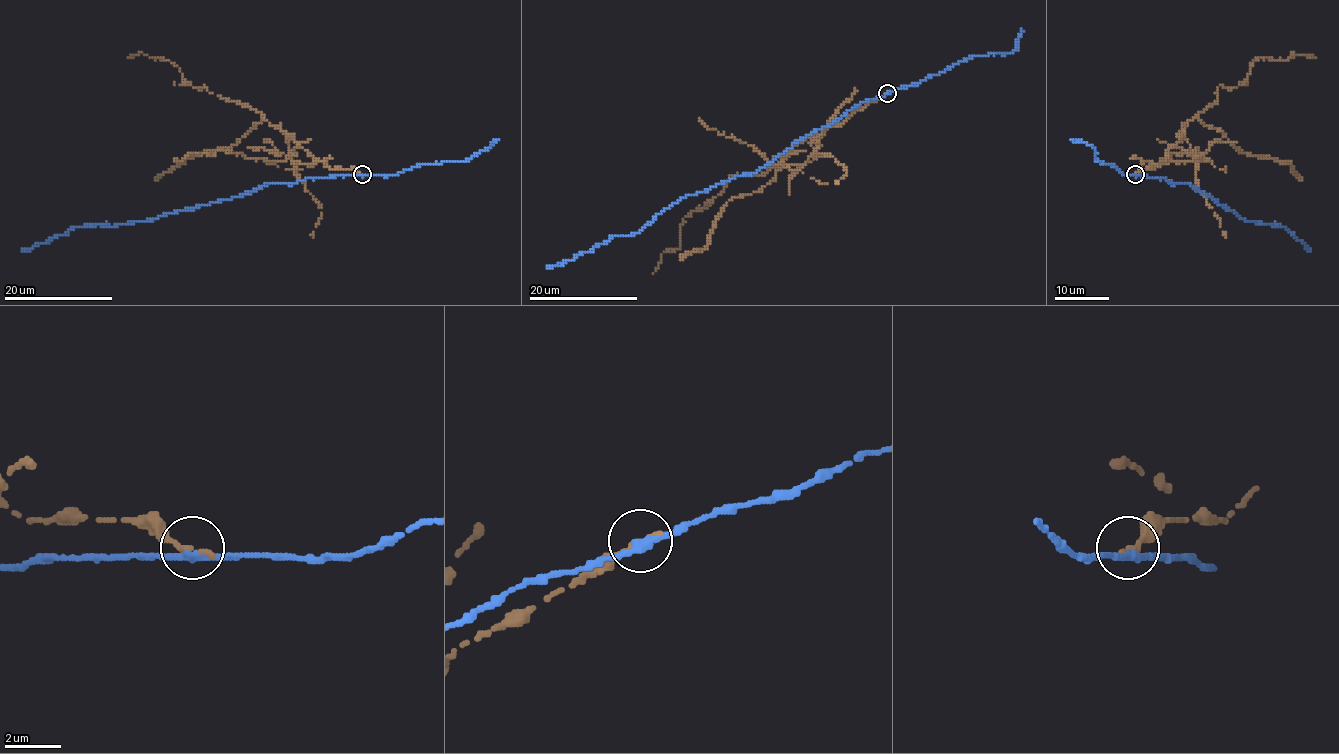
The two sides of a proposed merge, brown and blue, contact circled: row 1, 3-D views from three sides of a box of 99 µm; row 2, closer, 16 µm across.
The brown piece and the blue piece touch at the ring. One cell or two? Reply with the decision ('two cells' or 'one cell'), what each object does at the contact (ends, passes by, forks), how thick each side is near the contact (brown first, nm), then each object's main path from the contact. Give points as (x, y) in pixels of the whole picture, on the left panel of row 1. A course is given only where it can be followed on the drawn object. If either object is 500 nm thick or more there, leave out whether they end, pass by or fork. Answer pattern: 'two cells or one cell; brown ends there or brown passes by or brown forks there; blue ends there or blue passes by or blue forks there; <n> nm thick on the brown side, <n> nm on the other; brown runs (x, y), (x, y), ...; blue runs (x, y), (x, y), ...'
two cells; brown ends there; blue passes by; 240 nm thick on the brown side, 280 nm on the other; brown runs (362, 174), (327, 167), (259, 111), (205, 87), (195, 88), (168, 61), (139, 53), (129, 58); blue runs (362, 174), (266, 184), (228, 200), (138, 222), (73, 226), (44, 243), (21, 249)

